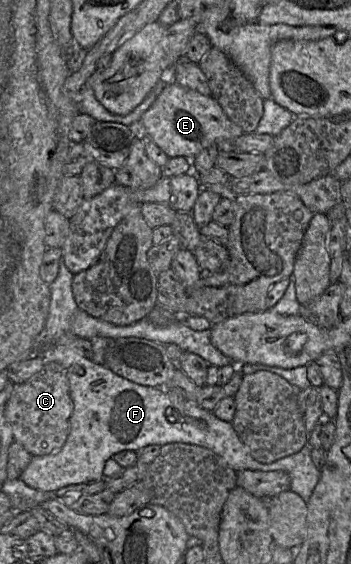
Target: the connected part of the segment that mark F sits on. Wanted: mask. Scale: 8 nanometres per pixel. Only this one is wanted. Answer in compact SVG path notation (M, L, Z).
M53 345L43 351L41 355L45 356L46 362L55 361L60 363L66 370L67 370L67 376L69 377L69 382L78 382L80 384L79 391L75 391L76 394L76 406L73 407L73 412L70 417L70 431L69 435L66 439L66 442L64 445L57 451L52 452L50 454L46 455L34 455L32 456L32 459L28 466L24 469L24 471L21 473L20 478L30 487L46 491L46 492L56 492L57 490L66 487L68 485L72 484L82 484L82 483L89 483L93 481L97 481L104 478L103 469L105 466L105 463L108 459L112 458L112 456L118 452L121 452L123 450L130 450L135 452L140 452L144 447L152 444L157 444L159 446L163 446L167 443L172 442L178 442L178 443L187 443L187 444L194 444L199 445L205 448L208 448L212 450L214 453L220 455L224 460L228 463L228 465L235 470L236 472L242 471L242 470L256 470L256 471L277 471L281 470L288 474L290 478L290 485L289 490L297 493L306 503L309 501L313 490L315 486L317 485L319 479L320 479L320 470L316 468L314 465L312 458L311 458L311 448L309 445L305 445L303 448L301 448L297 453L294 453L292 455L286 456L284 458L281 458L279 460L276 460L272 463L260 463L256 461L251 453L249 448L240 440L238 435L236 434L232 423L231 422L225 422L219 418L217 418L213 412L207 411L203 408L201 408L196 402L185 400L183 403L173 403L167 396L166 390L162 390L156 387L151 386L143 386L139 385L137 383L131 382L117 374L115 374L112 370L110 370L105 364L98 364L92 361L91 359L87 358L83 355L83 358L80 358L79 355L71 352L70 350L63 348L63 347L54 347Z

